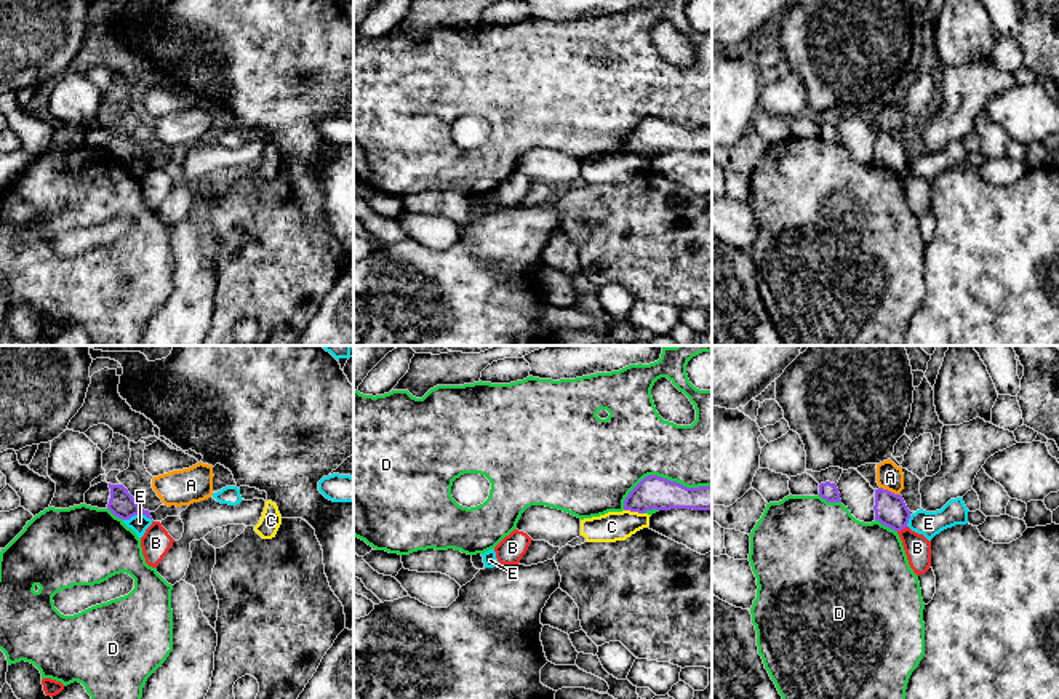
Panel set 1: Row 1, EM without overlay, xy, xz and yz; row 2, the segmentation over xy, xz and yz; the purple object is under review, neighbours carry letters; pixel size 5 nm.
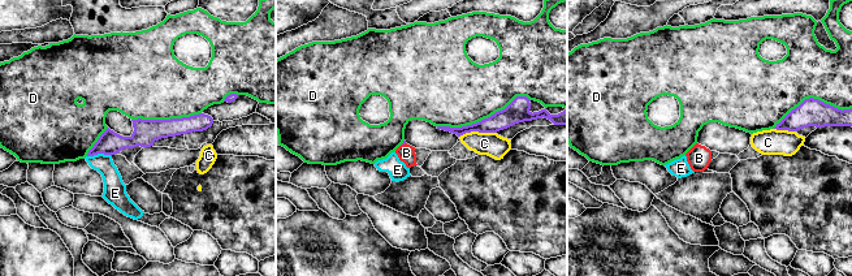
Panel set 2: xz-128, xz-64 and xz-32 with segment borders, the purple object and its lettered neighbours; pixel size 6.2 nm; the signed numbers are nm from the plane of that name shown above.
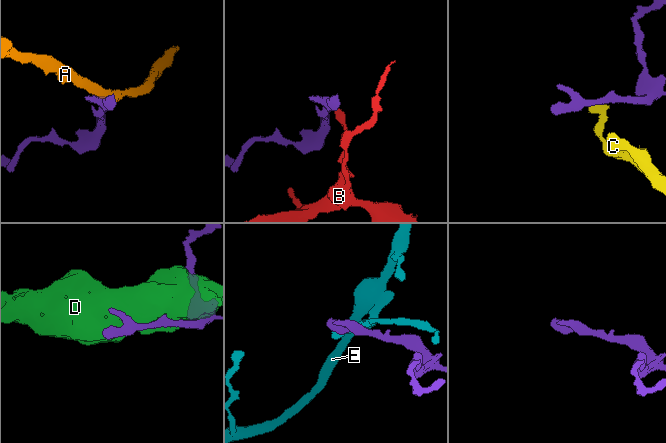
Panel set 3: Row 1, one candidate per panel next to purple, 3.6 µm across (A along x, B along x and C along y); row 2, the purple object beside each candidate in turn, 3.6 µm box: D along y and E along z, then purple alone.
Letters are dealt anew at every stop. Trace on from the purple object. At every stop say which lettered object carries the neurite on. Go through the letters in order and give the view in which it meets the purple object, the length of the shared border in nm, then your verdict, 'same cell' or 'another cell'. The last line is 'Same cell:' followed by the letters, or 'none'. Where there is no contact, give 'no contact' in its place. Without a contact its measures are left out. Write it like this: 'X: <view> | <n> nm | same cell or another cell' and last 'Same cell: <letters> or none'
A: yz | 110 nm | another cell
B: yz | 60 nm | another cell
C: xz | 110 nm | another cell
D: xz | 460 nm | another cell
E: xy | 140 nm | another cell
Same cell: none

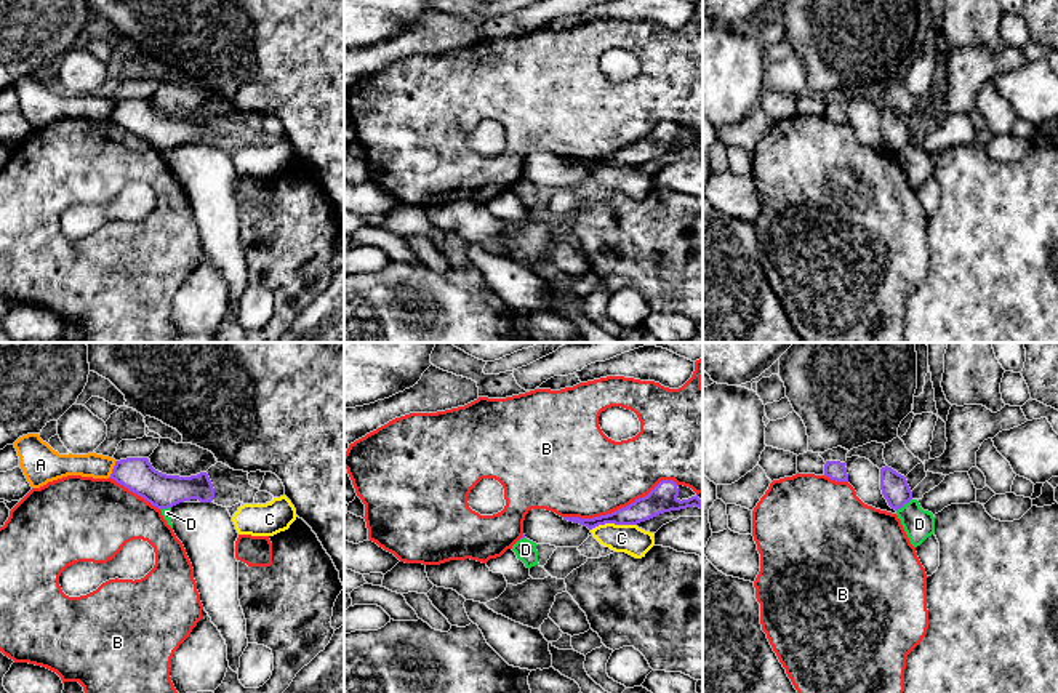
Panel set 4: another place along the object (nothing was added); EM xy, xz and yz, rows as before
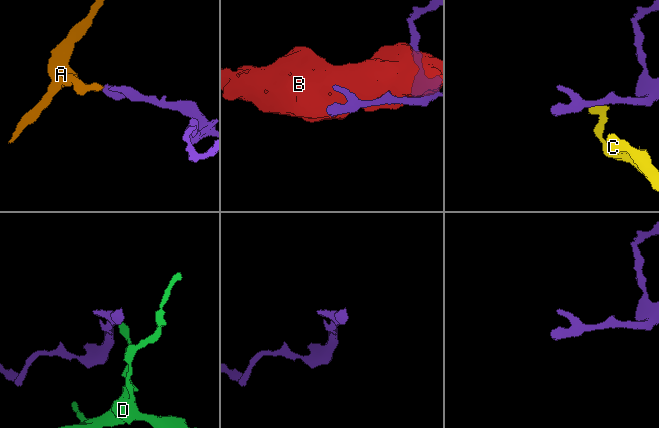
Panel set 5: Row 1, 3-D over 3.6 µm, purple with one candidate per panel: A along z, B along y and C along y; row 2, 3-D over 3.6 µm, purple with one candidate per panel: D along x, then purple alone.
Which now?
A: xy | 90 nm | another cell
B: xz | 600 nm | another cell
C: xz | 240 nm | another cell
D: yz | 100 nm | another cell
Same cell: none

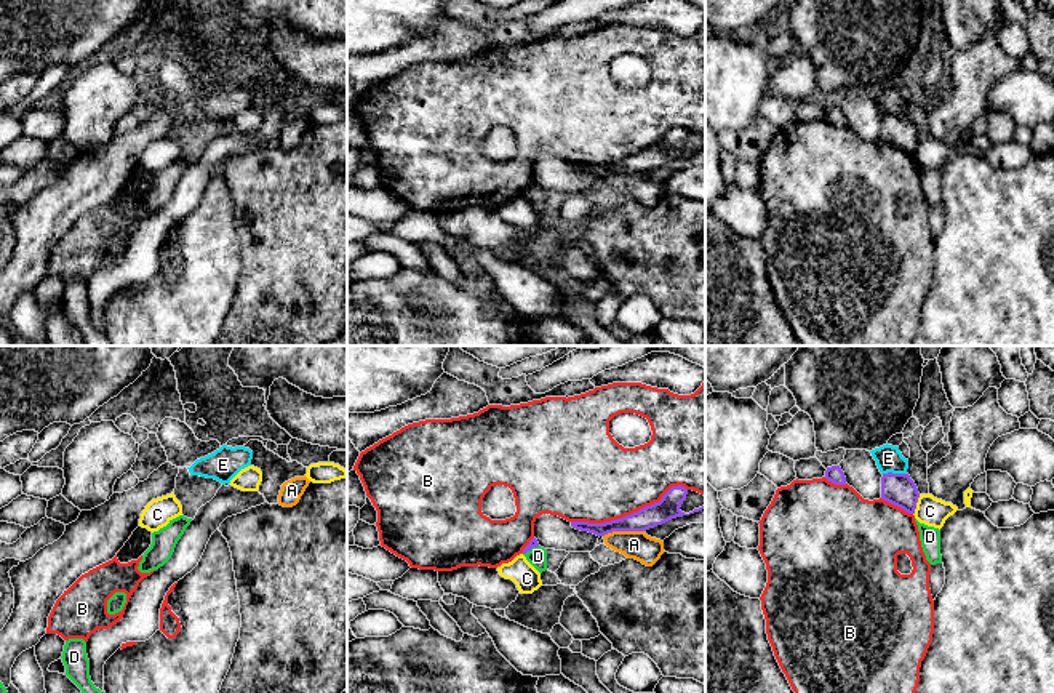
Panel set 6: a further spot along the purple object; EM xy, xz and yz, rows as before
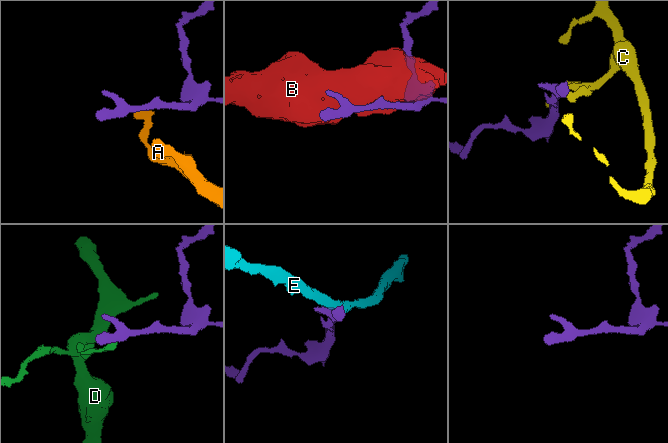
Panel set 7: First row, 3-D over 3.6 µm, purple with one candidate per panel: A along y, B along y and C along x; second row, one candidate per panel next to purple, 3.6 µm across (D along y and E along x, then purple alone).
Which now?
A: xz | 220 nm | another cell
B: xz | 600 nm | another cell
C: yz | 110 nm | another cell
D: xz | 90 nm | another cell
E: yz | 120 nm | another cell
Same cell: none

